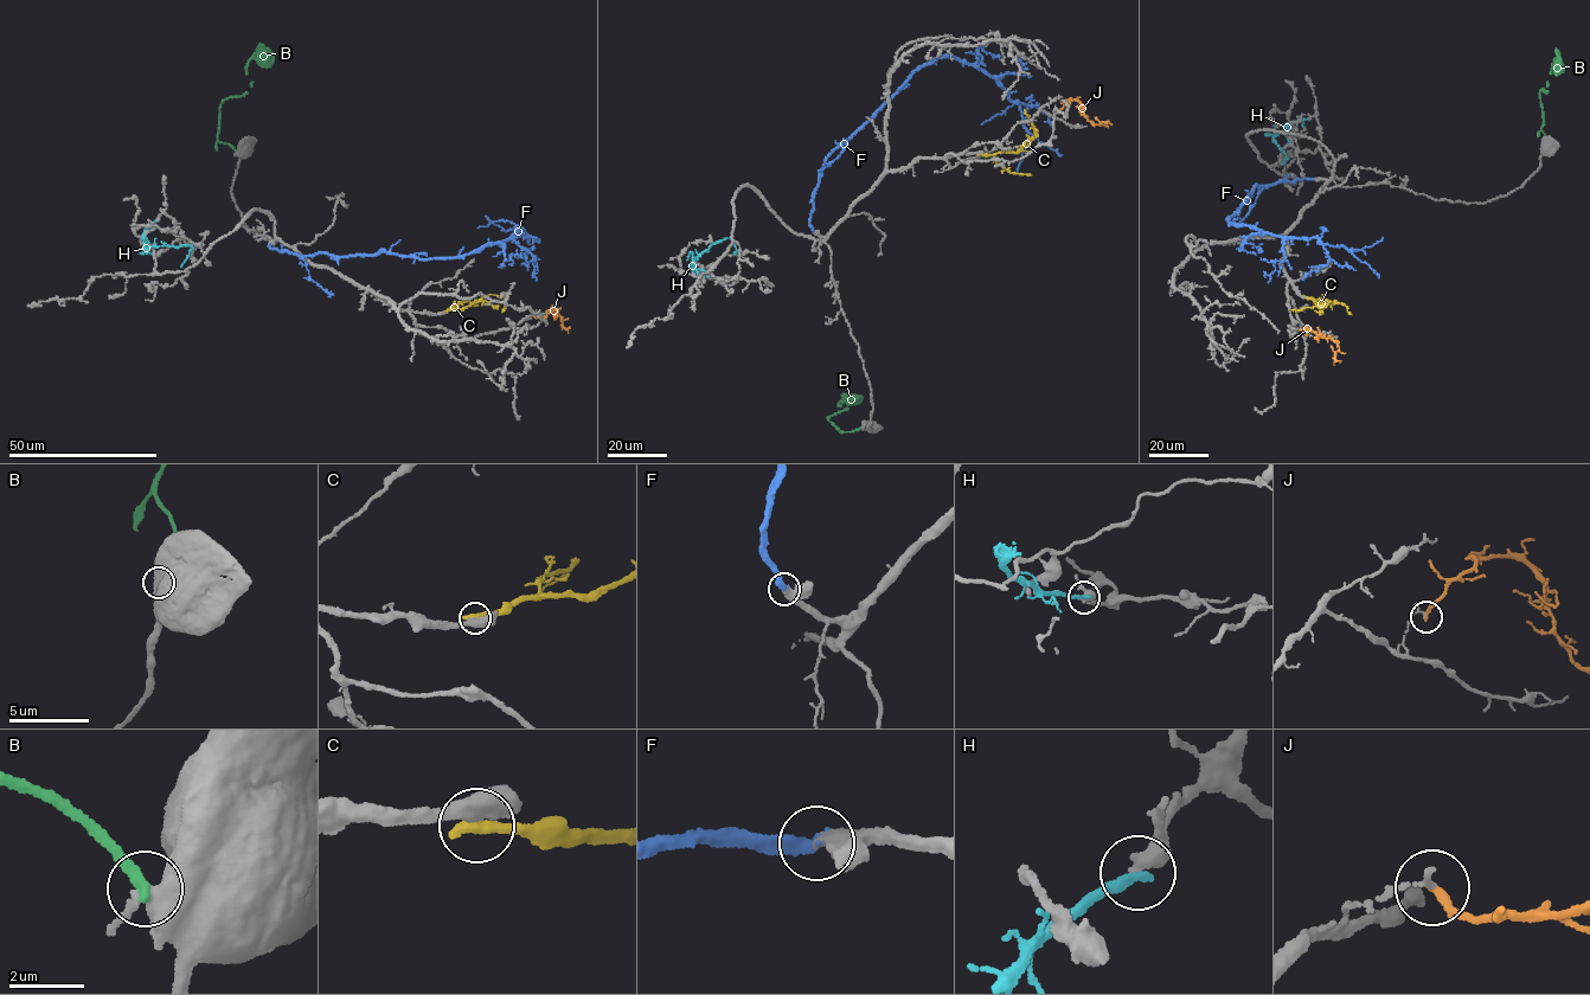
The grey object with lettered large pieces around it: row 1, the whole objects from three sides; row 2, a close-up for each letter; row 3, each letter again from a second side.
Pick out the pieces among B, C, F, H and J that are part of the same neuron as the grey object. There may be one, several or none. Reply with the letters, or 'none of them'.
F

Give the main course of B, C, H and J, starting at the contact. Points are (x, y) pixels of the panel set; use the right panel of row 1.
B: (1543, 146), (1545, 137), (1539, 92), (1543, 90), (1546, 92), (1555, 61), (1562, 70)
C: (1303, 296), (1318, 303), (1329, 302), (1292, 309)
H: (1309, 119), (1295, 120), (1275, 135), (1276, 143), (1286, 155), (1281, 164)
J: (1308, 328), (1305, 332), (1319, 333), (1337, 342), (1339, 348), (1334, 357), (1340, 360)

